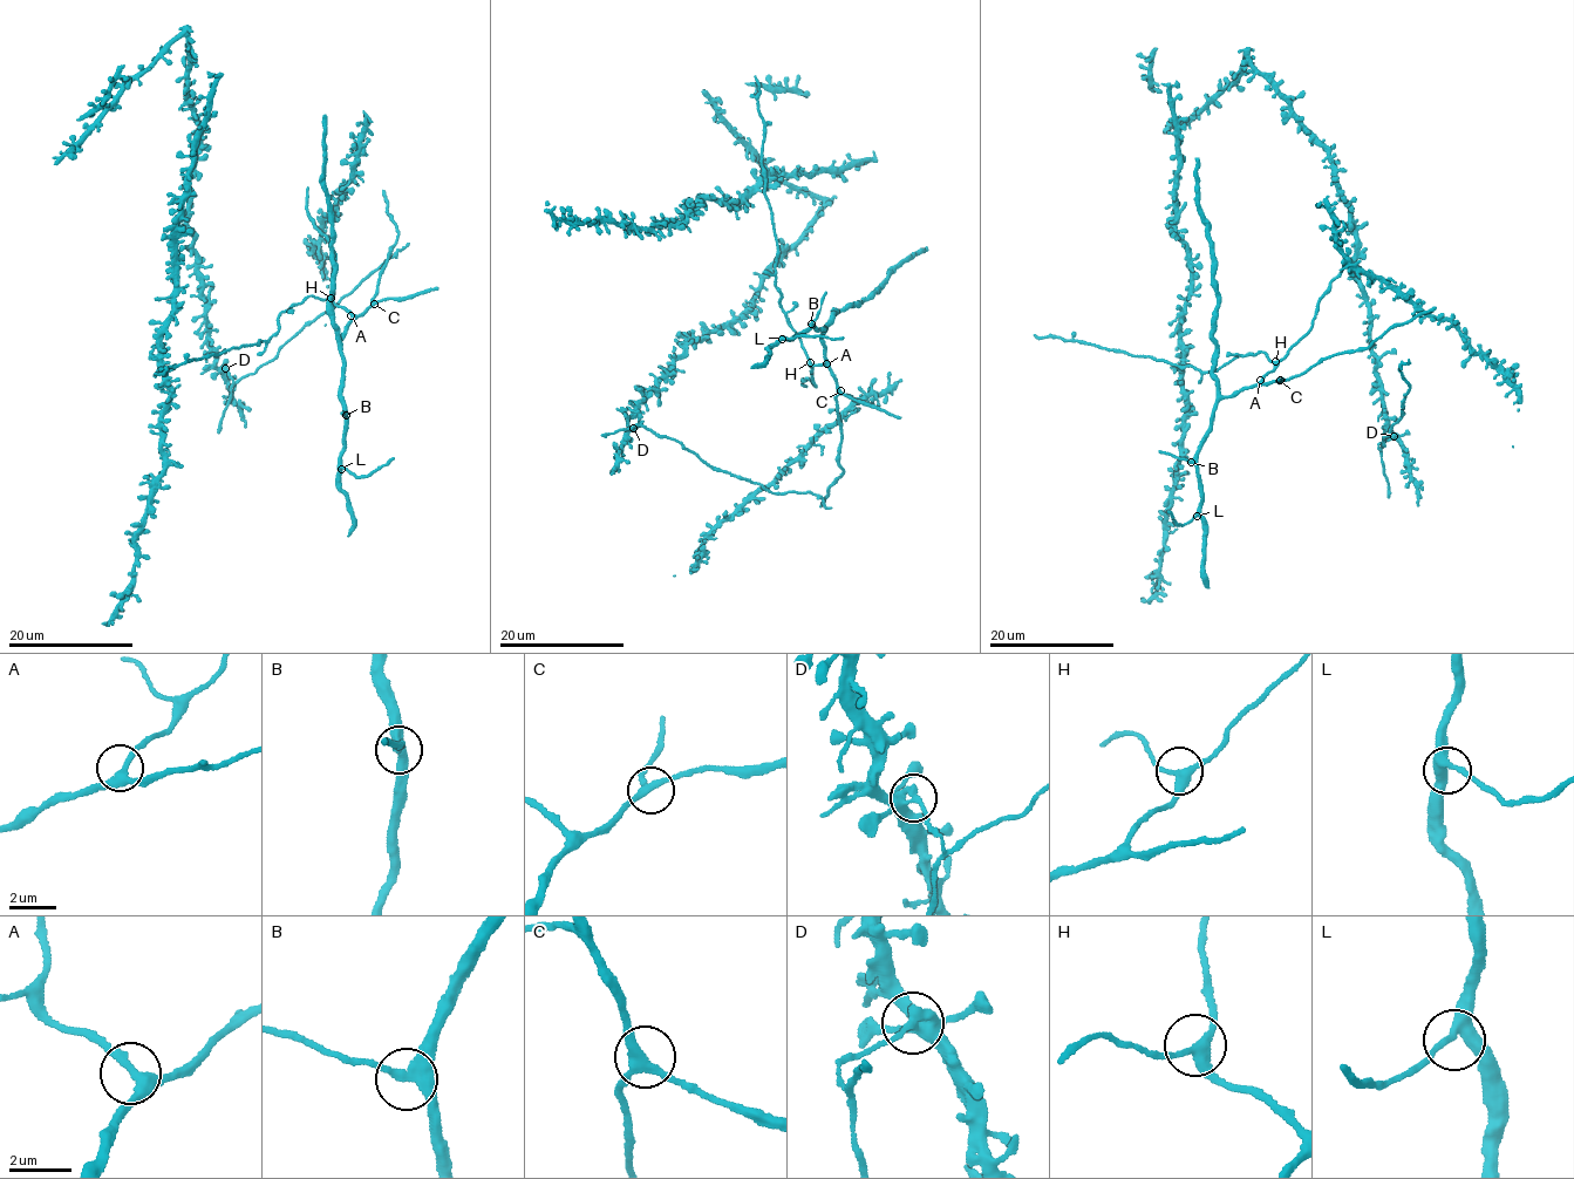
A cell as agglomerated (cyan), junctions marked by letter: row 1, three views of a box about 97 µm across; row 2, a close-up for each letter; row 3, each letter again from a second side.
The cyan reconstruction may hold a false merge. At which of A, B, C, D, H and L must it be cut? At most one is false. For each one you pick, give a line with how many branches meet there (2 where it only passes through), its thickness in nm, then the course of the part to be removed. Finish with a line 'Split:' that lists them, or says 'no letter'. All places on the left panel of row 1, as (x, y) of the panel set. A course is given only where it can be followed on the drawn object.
D: Branches: 4. Thickness 300 nm. Course of the part to remove: (226, 368), (234, 382), (267, 363), (308, 324), (408, 244)
Split: D

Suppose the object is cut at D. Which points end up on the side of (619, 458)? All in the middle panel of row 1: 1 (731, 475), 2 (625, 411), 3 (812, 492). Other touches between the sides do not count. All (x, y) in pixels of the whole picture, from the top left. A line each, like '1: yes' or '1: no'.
1: no
2: yes
3: no

